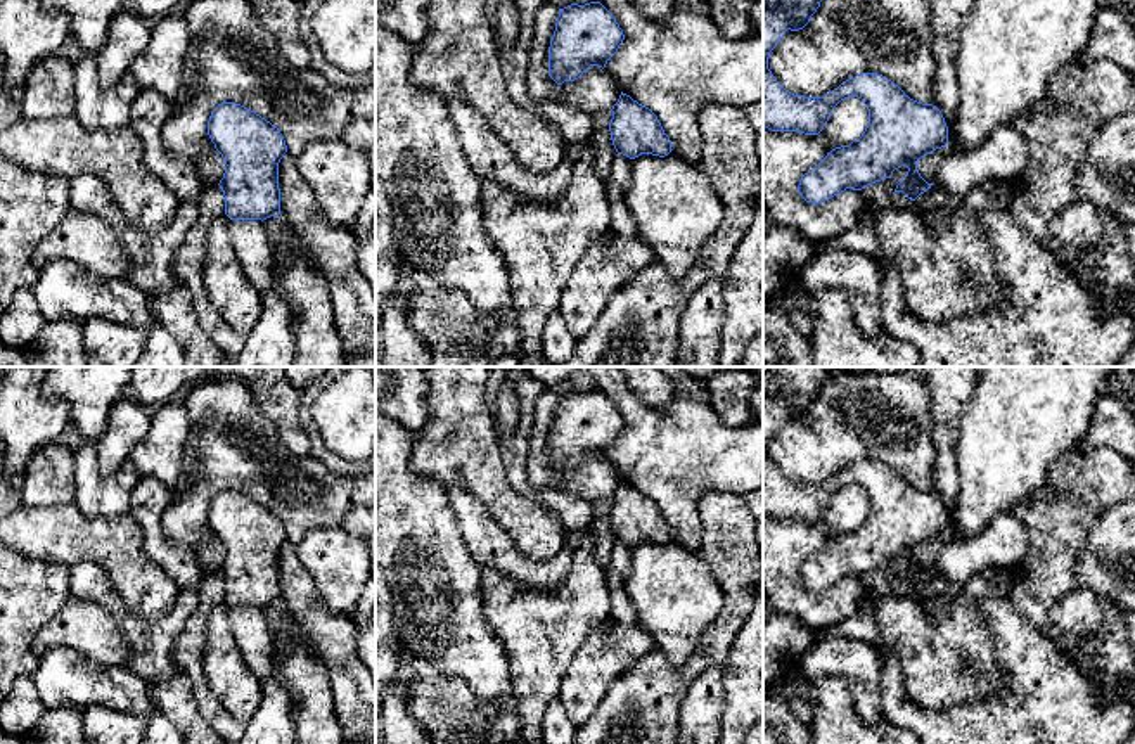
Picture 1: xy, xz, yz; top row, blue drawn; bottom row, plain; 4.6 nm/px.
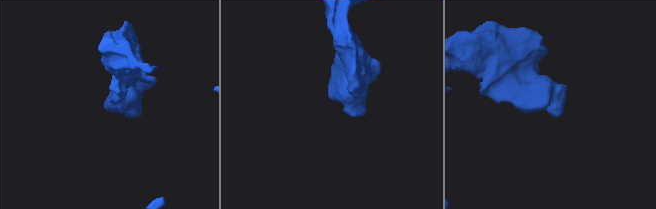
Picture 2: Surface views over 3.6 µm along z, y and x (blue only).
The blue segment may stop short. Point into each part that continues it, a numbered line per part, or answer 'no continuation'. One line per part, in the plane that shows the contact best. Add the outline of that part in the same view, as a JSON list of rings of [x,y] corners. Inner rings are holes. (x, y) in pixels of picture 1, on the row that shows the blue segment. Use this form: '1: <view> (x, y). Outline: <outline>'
no continuation

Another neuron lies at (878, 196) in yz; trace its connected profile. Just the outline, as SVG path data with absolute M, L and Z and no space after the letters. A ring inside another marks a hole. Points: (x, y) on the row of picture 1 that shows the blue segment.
M901 166L893 171L893 175L886 180L875 182L862 189L862 196L869 206L869 209L875 215L882 208L889 206L891 196L900 183L900 180L907 175L908 168Z

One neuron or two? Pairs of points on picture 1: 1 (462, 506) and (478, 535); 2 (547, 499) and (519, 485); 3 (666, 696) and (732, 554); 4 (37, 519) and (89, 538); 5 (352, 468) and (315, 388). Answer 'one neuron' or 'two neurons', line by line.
1: one neuron
2: one neuron
3: one neuron
4: one neuron
5: one neuron

